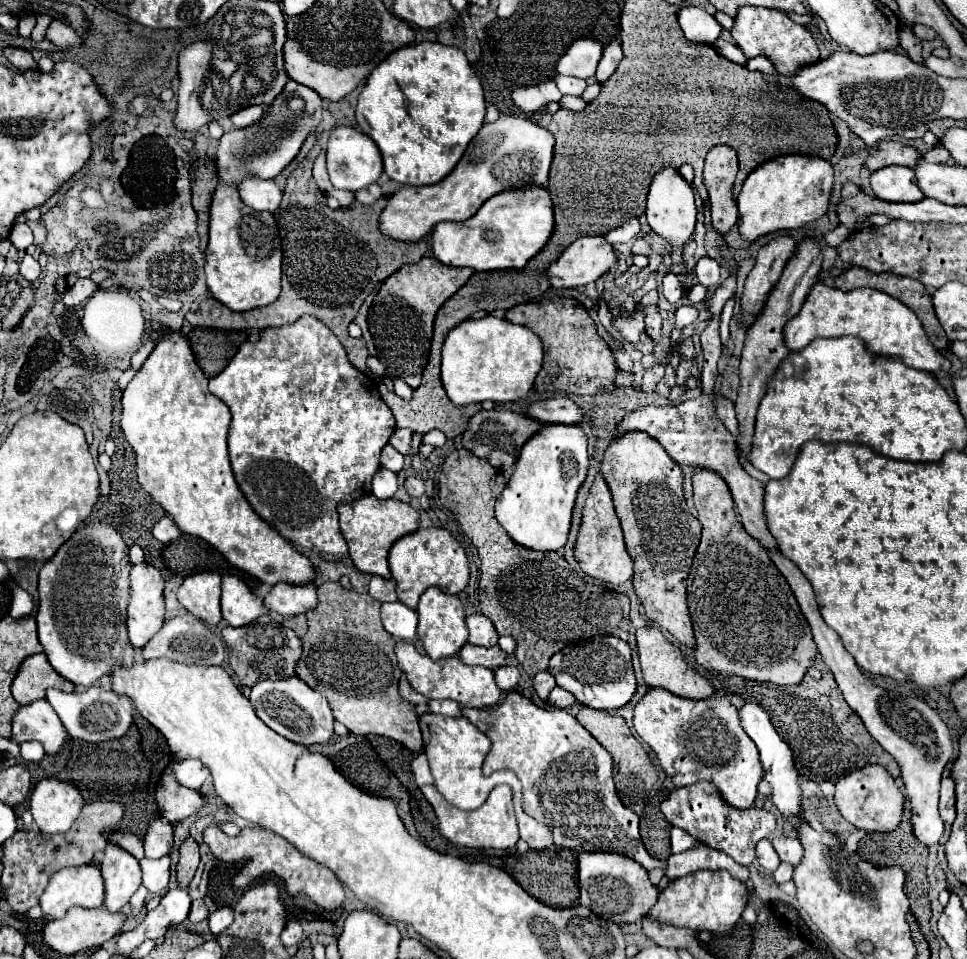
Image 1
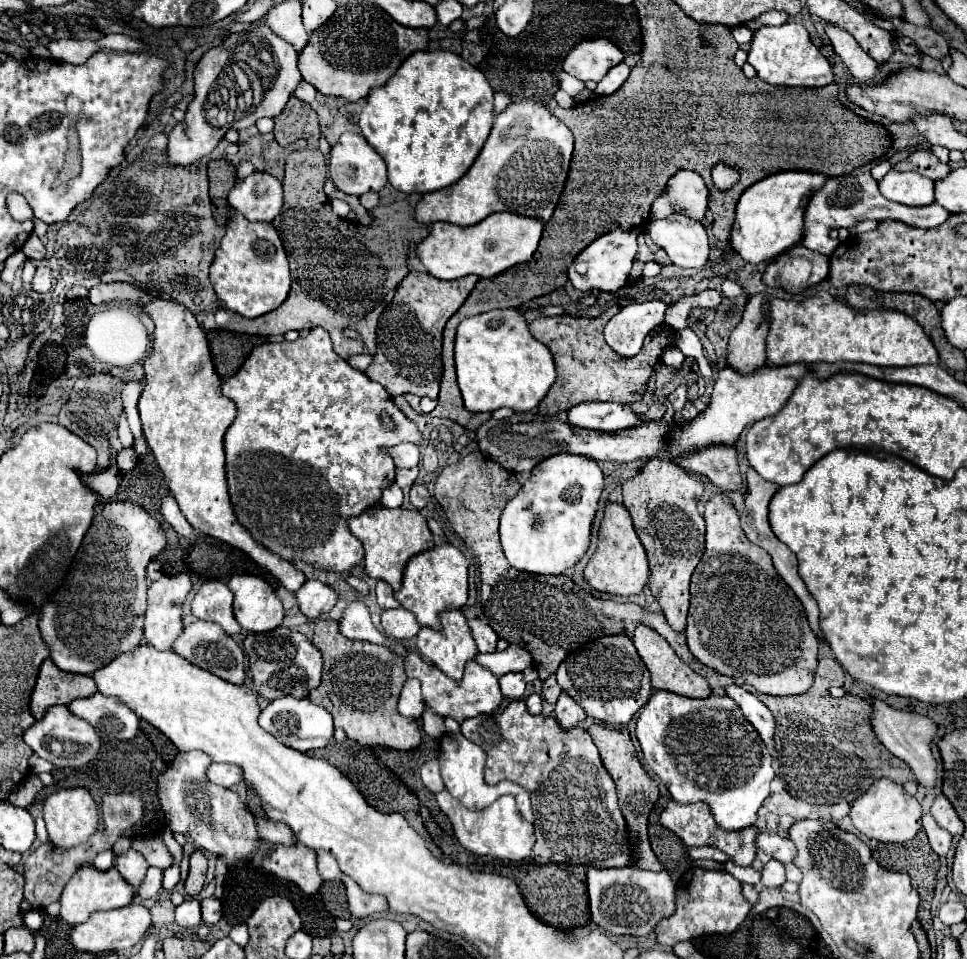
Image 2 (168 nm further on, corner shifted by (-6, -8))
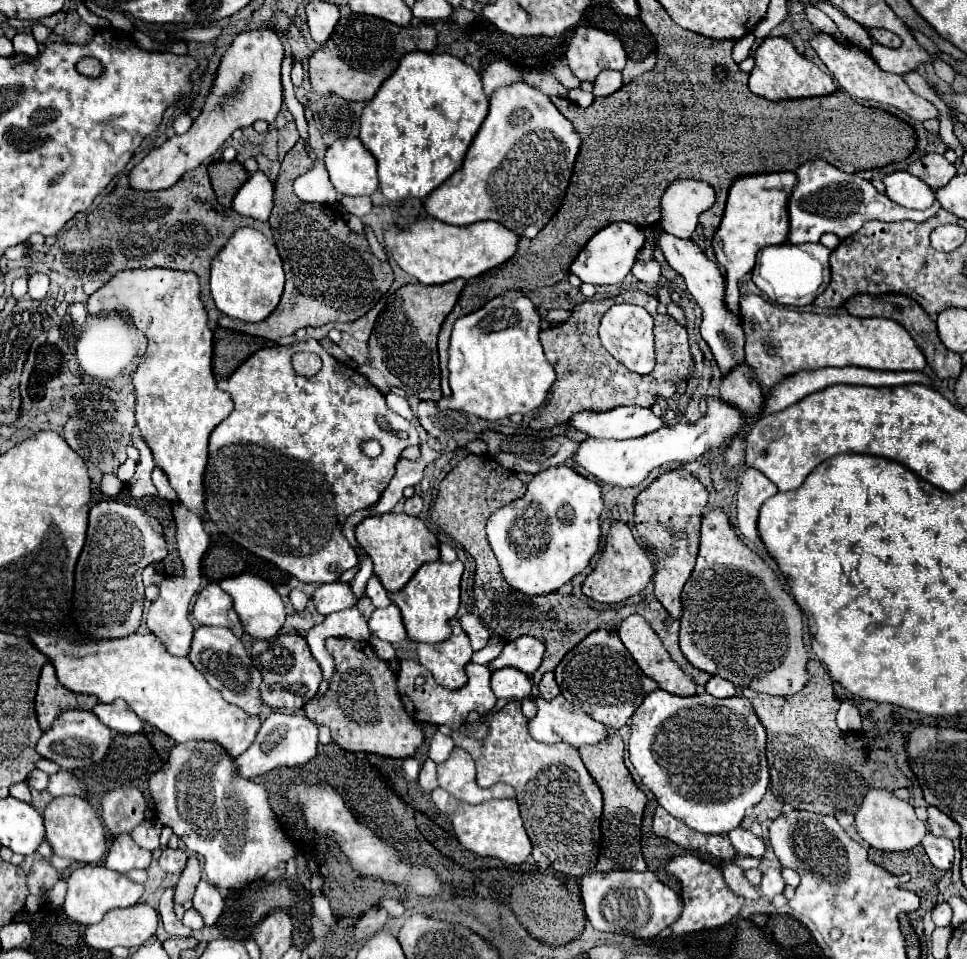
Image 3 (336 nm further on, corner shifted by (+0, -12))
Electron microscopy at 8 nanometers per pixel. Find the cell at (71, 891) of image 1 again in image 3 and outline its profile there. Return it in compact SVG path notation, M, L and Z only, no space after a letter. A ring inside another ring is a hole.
M82 866L76 868L70 878L68 878L68 892L66 892L66 900L64 900L64 914L78 922L78 924L96 924L102 920L102 916L110 910L110 908L128 908L134 906L140 896L144 892L142 884L132 882L128 876L124 874L116 874L114 870L108 870L106 866Z

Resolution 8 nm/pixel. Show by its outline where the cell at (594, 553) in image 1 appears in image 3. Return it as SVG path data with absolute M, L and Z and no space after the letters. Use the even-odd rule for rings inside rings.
M612 520L610 530L606 534L606 544L600 552L600 558L598 558L594 570L586 576L586 580L582 584L582 592L592 600L616 604L616 602L622 602L622 600L638 594L640 590L644 590L646 584L650 582L652 574L654 574L654 564L644 554L644 548L632 536L630 526L620 520Z

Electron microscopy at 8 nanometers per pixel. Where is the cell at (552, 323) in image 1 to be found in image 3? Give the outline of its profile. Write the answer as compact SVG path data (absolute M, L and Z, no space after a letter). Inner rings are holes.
M624 290L608 300L592 300L574 308L570 318L564 324L550 326L540 332L540 344L548 362L556 370L556 382L550 388L544 404L536 410L530 420L530 428L542 430L552 428L560 422L568 422L572 414L580 410L608 410L616 406L652 406L656 396L670 398L676 392L676 386L682 378L692 374L692 356L688 350L688 334L682 324L678 324L670 316L662 316L656 312L658 298L642 292L642 290ZM620 302L630 302L646 308L654 316L654 344L656 344L656 366L650 374L640 376L626 370L620 362L616 362L600 344L598 324L608 308Z

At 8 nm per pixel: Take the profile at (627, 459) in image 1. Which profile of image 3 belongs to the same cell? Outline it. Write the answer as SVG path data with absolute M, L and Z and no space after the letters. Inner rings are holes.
M684 468L660 474L634 500L634 526L644 546L648 548L650 558L656 564L656 572L652 576L654 596L674 620L682 616L680 592L696 564L700 520L706 502L708 502L708 490Z

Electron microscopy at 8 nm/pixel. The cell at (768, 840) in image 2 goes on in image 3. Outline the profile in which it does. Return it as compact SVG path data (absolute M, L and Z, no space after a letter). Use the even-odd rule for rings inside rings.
M736 828L732 830L732 834L728 834L734 850L742 856L754 856L754 858L764 858L766 854L766 844L760 836L754 836L750 830L746 828Z

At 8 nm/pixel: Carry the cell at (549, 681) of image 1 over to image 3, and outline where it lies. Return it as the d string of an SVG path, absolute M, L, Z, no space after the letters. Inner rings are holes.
M548 672L548 674L542 676L538 688L540 688L540 696L542 696L544 700L552 700L552 698L556 698L556 696L560 694L560 690L558 690L558 686L556 686L556 682L554 682L554 674L552 674L552 672Z

